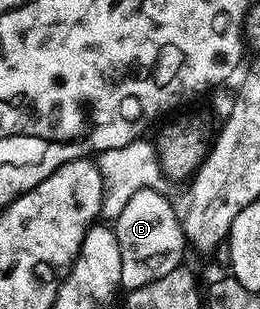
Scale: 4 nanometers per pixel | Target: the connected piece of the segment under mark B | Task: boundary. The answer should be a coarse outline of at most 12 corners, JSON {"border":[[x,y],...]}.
{"border":[[139,189],[112,224],[121,287],[182,266],[178,208]]}

